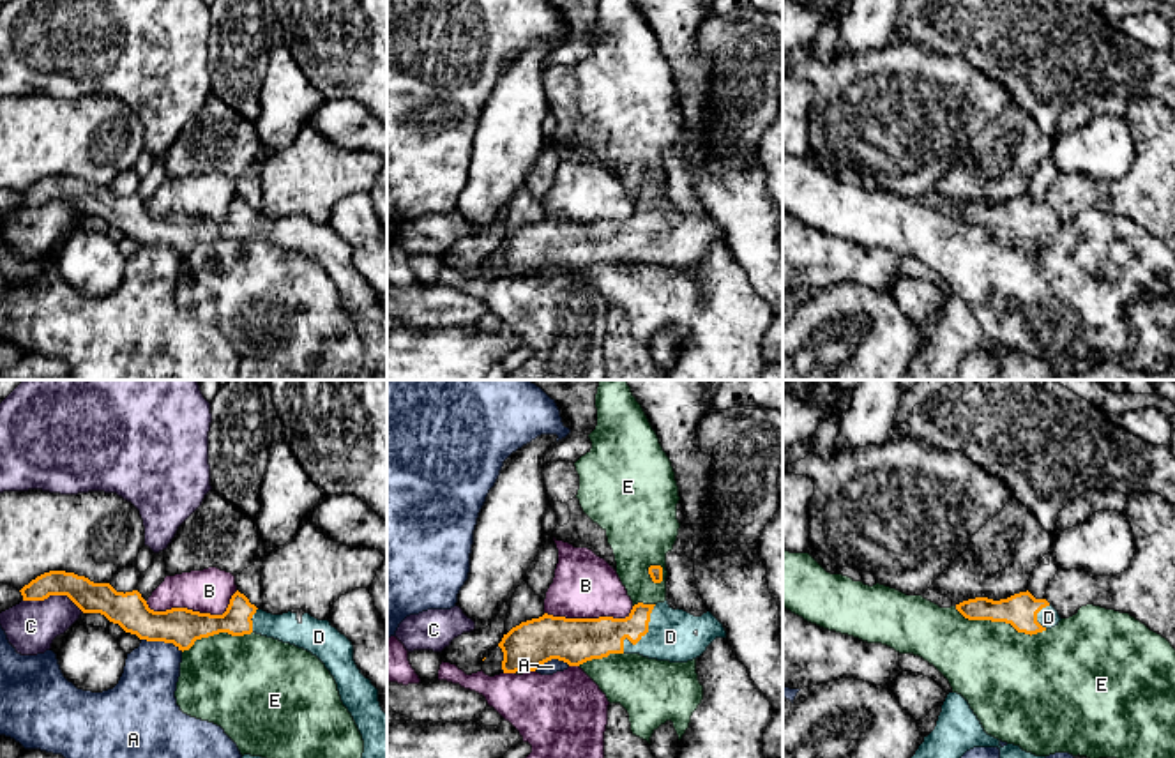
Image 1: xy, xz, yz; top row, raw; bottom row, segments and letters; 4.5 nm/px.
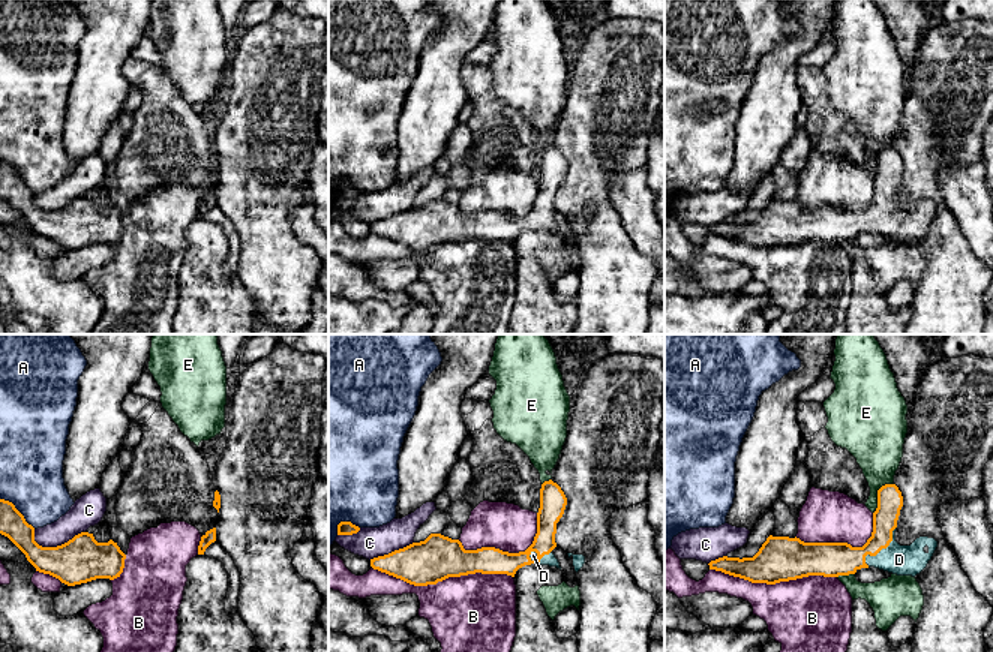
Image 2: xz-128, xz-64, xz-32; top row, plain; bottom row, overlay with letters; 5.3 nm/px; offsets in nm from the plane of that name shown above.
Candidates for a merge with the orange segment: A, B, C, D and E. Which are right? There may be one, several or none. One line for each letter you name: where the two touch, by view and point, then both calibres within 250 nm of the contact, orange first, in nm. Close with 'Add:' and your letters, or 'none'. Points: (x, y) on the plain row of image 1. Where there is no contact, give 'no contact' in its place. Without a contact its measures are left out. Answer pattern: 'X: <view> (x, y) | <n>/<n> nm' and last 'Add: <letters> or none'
D: xz (642, 239) | 190/220 nm
Add: D

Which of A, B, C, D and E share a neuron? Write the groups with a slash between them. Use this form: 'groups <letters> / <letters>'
groups A / B / C / D / E

